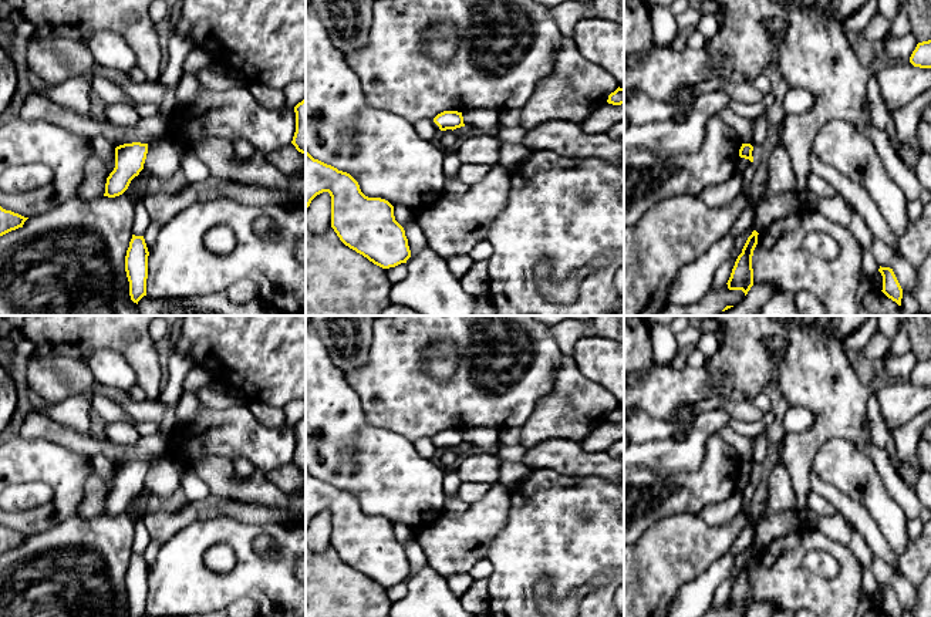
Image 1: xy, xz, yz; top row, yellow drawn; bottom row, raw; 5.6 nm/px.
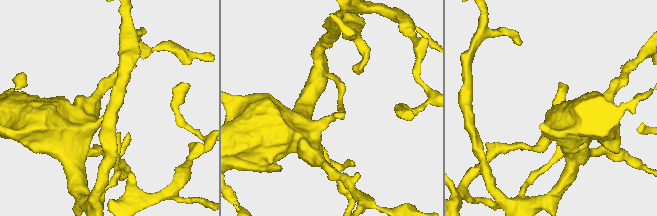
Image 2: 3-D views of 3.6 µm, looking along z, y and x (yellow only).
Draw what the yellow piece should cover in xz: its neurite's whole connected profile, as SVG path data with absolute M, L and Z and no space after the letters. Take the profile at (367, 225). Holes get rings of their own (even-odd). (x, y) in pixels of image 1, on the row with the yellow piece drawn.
M306 151L306 210L323 192L331 196L331 227L345 246L382 269L407 263L411 250L404 227L395 220L394 206L385 199L365 196L350 173L314 159Z

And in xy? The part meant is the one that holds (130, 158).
M132 142L115 148L115 168L107 178L104 196L122 195L131 181L144 169L148 144Z

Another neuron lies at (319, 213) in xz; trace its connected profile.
M328 192L317 195L306 209L306 227L316 235L331 227L331 196Z

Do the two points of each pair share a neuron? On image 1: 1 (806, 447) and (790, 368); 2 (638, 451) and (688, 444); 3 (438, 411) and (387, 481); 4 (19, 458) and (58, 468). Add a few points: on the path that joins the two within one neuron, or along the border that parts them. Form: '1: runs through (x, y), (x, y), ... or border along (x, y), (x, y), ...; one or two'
1: runs through (820, 427), (820, 398), (810, 388); one
2: runs through (651, 451), (675, 451); one
3: border along (381, 428), (395, 431), (412, 442); two
4: runs through (29, 461), (49, 462); one

